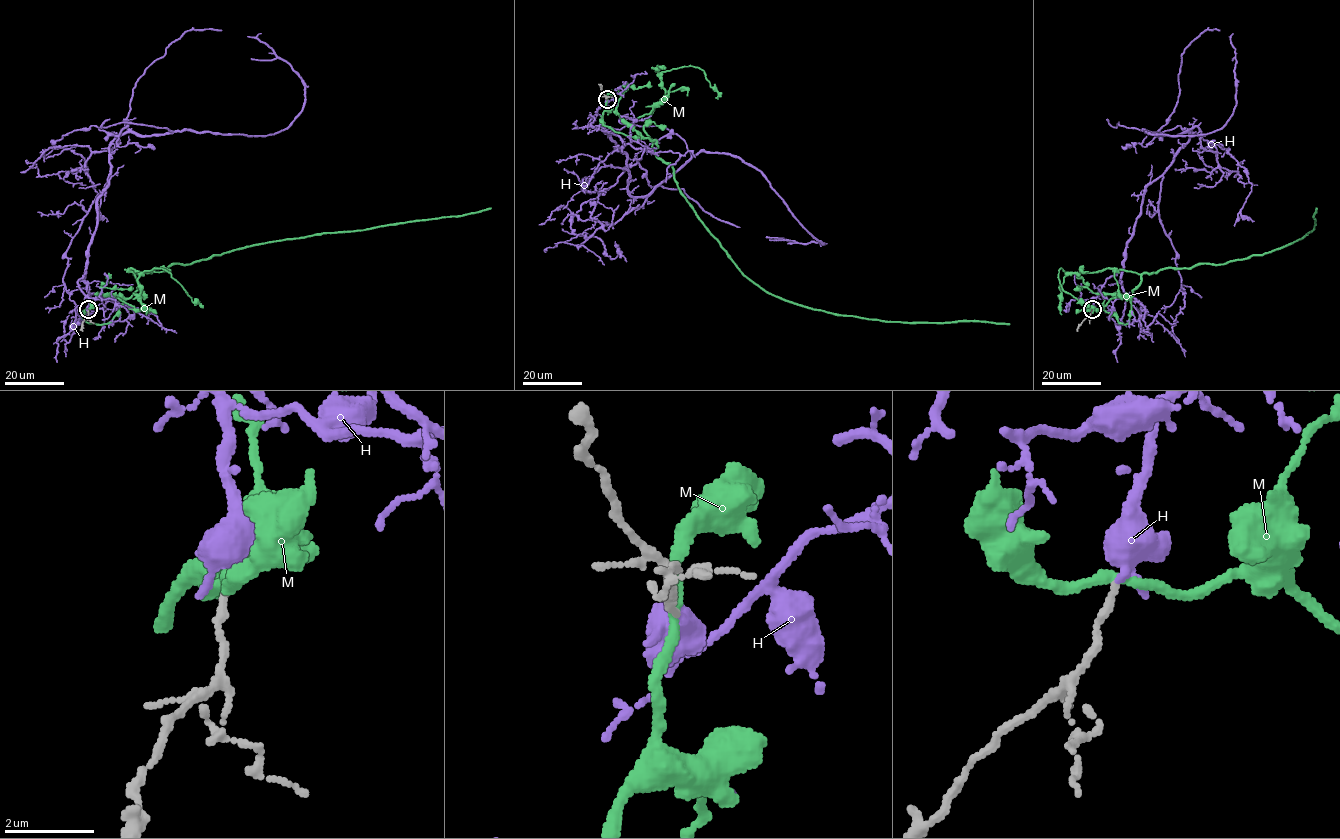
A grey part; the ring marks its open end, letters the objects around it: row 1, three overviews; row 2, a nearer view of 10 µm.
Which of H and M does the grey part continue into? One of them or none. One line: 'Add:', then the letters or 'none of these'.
Add: H

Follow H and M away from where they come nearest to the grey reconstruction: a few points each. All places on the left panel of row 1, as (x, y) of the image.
H: (88, 309), (78, 281), (128, 130), (100, 151), (52, 144), (118, 135), (144, 71), (221, 30)
M: (88, 309), (84, 313), (88, 322), (110, 321), (137, 290), (136, 273), (155, 268), (268, 242), (491, 208)

